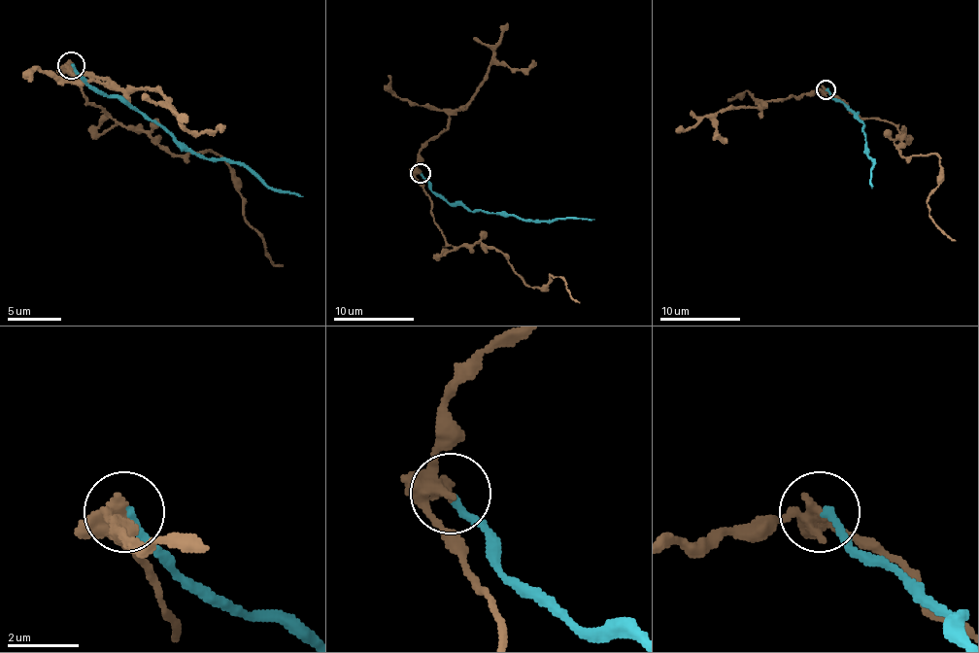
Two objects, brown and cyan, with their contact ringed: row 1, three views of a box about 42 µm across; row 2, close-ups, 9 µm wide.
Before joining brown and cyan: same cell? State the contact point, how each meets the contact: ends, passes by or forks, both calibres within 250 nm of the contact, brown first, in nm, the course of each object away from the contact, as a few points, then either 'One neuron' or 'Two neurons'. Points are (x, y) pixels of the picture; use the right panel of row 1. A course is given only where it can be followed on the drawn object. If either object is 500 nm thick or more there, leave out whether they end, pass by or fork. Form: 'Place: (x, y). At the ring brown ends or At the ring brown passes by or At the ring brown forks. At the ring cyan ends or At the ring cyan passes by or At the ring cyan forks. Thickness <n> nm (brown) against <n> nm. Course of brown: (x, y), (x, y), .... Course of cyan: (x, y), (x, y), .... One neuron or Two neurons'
Place: (826, 89). At the ring brown forks. At the ring cyan ends. Thickness 240 nm (brown) against 240 nm. Course of brown: (825, 88), (861, 117), (897, 129), (901, 155), (939, 157), (939, 184), (928, 208), (956, 240). Course of cyan: (827, 88), (863, 121), (865, 147), (873, 159), (871, 188). Two neurons

